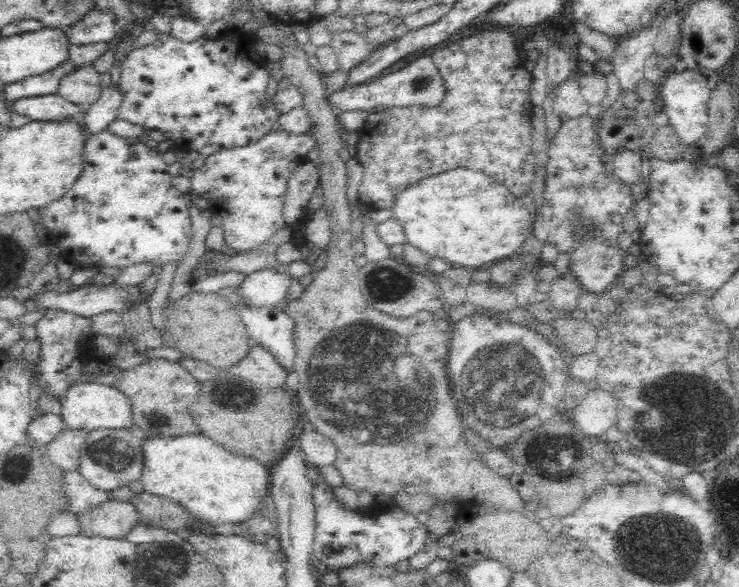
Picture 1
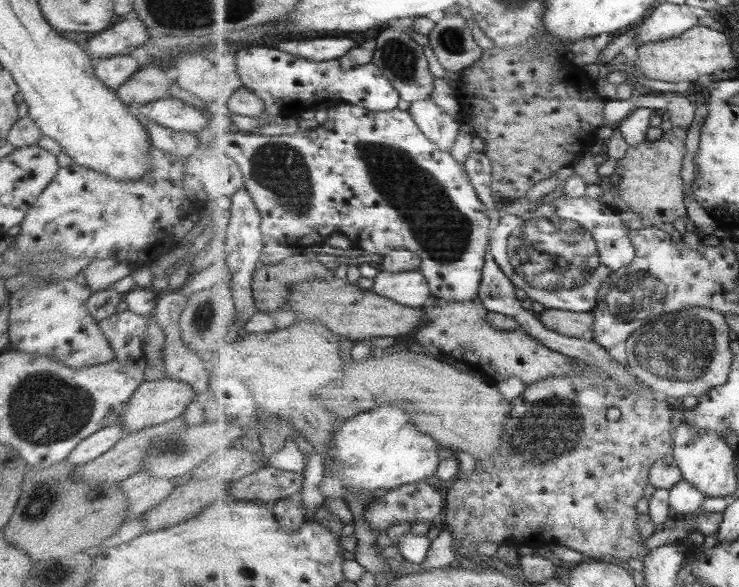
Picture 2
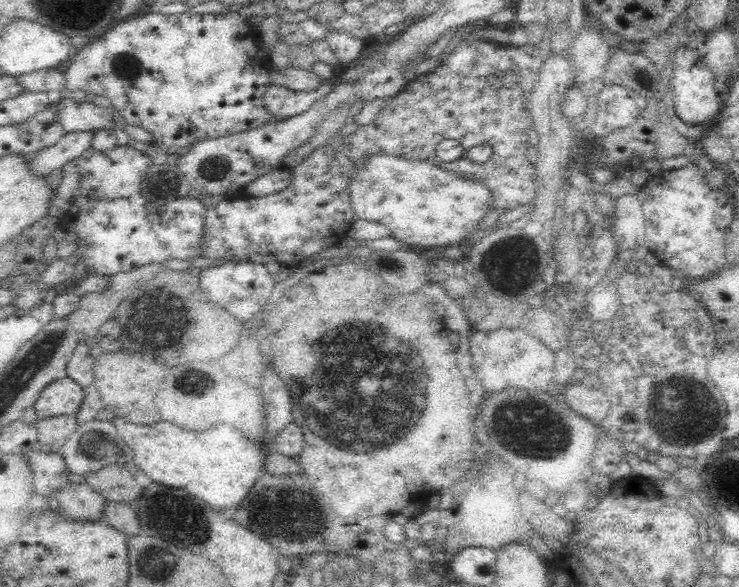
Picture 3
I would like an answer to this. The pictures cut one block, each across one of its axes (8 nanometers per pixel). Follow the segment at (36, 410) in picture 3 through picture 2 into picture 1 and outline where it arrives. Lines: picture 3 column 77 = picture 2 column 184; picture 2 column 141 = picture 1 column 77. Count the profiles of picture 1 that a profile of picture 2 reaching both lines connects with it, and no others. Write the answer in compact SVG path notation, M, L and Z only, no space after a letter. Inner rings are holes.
M98 381L77 382L70 388L66 388L66 394L60 396L56 411L62 416L66 427L82 429L86 432L100 429L128 429L133 426L132 403L130 403L130 399L112 386L106 386Z

